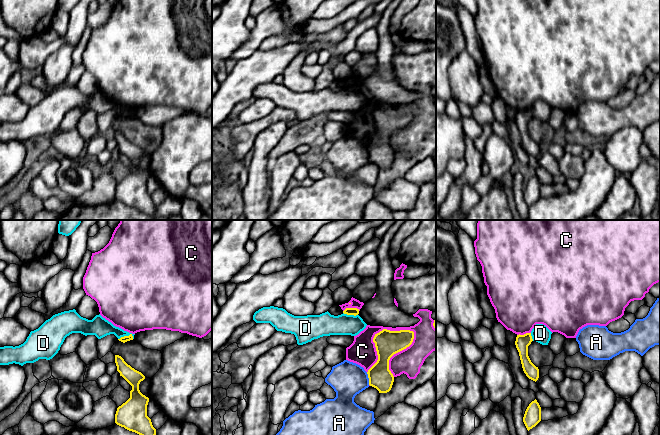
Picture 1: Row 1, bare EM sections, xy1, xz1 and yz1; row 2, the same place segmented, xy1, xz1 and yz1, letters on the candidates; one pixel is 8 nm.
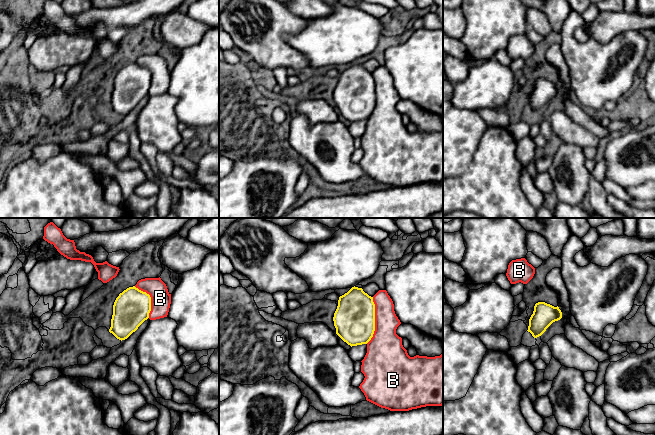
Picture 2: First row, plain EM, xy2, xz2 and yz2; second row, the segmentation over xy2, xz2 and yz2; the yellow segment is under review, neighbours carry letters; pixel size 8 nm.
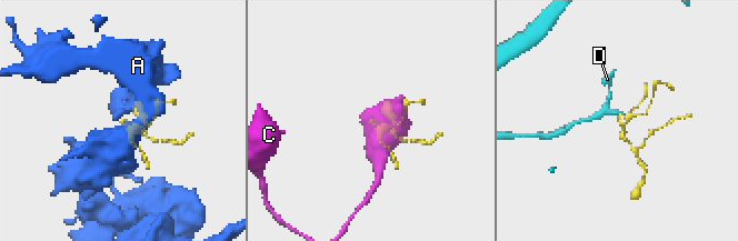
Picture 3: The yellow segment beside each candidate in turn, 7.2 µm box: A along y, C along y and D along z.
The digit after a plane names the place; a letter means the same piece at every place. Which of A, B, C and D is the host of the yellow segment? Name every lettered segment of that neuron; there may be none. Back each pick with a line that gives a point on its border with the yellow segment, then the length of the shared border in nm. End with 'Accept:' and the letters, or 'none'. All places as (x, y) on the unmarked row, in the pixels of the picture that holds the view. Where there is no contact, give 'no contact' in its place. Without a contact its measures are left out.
Accept: none

